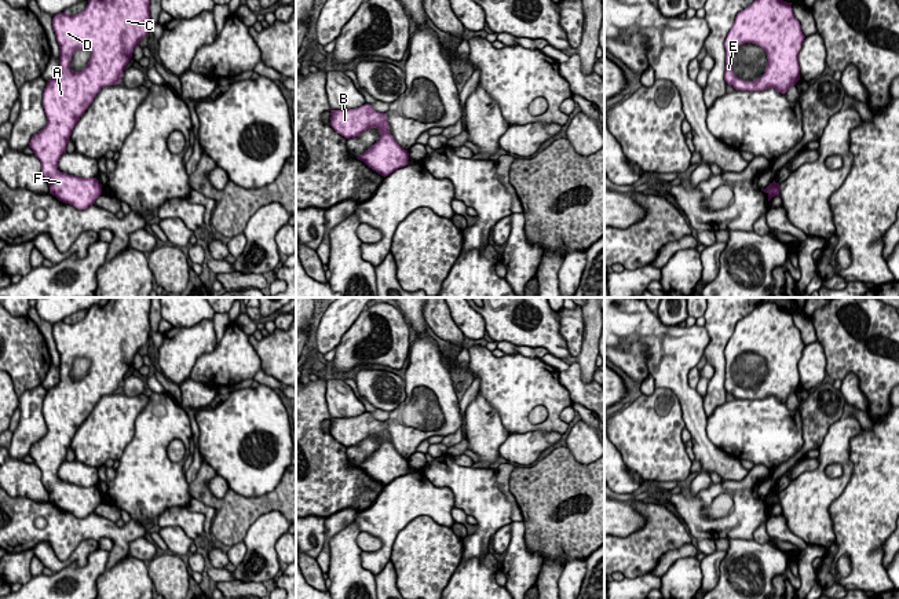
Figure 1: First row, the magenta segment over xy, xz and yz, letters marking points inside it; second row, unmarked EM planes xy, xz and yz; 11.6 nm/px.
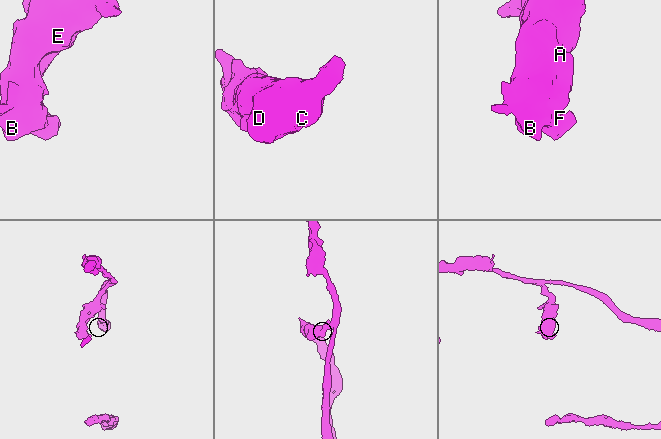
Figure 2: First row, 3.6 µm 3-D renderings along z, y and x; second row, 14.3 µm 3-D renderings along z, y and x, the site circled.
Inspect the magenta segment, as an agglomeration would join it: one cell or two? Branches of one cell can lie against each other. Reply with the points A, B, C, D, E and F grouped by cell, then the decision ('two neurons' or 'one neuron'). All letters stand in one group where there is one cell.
A B C D E F; one neuron

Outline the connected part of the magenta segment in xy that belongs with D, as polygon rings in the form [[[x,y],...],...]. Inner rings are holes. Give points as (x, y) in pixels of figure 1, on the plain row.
[[[109,297],[105,306],[89,307],[81,321],[61,321],[52,326],[61,379],[47,390],[43,401],[47,434],[32,445],[29,456],[41,471],[50,503],[77,518],[95,512],[102,493],[96,486],[61,481],[58,470],[96,402],[121,390],[134,357],[149,341],[150,302],[151,297]],[[76,358],[91,362],[81,380],[70,377]]]

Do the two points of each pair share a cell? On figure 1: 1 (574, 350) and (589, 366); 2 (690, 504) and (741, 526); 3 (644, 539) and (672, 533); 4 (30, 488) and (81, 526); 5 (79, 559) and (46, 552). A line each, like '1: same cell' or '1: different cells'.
1: different cells
2: same cell
3: same cell
4: different cells
5: same cell

